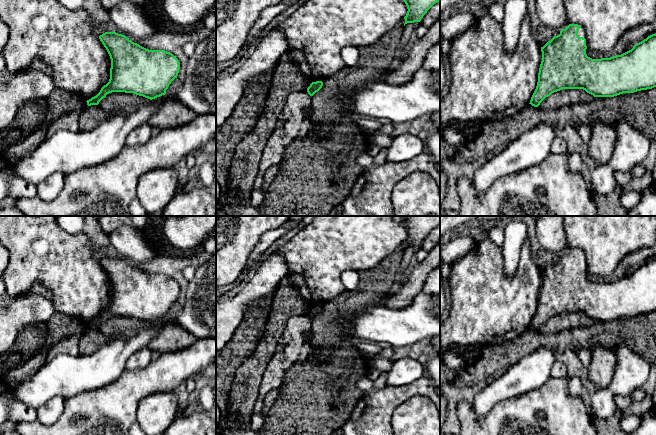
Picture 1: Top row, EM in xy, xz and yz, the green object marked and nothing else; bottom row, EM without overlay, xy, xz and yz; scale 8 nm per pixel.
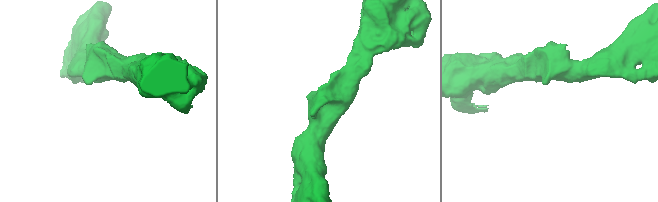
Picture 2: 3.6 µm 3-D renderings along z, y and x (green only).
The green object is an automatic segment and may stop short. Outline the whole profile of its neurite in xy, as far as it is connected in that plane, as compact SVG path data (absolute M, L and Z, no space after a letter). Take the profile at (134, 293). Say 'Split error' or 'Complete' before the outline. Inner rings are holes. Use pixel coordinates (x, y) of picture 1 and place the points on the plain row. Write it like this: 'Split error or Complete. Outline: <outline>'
Complete. Outline: M115 255L105 256L99 260L99 263L111 283L110 303L96 320L86 325L88 330L98 329L107 318L112 316L133 317L152 324L165 319L171 306L178 300L180 286L170 276L146 273Z

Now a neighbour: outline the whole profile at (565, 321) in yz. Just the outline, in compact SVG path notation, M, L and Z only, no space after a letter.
M562 313L546 321L539 331L544 334L554 334L564 330L590 326L594 322L583 313Z

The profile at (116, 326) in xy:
M112 316L99 326L99 331L106 337L121 337L135 335L150 323L133 317Z

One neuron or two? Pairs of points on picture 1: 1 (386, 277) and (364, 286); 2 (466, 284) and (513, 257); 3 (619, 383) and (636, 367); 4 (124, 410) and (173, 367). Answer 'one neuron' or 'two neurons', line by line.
1: one neuron
2: two neurons
3: one neuron
4: one neuron

